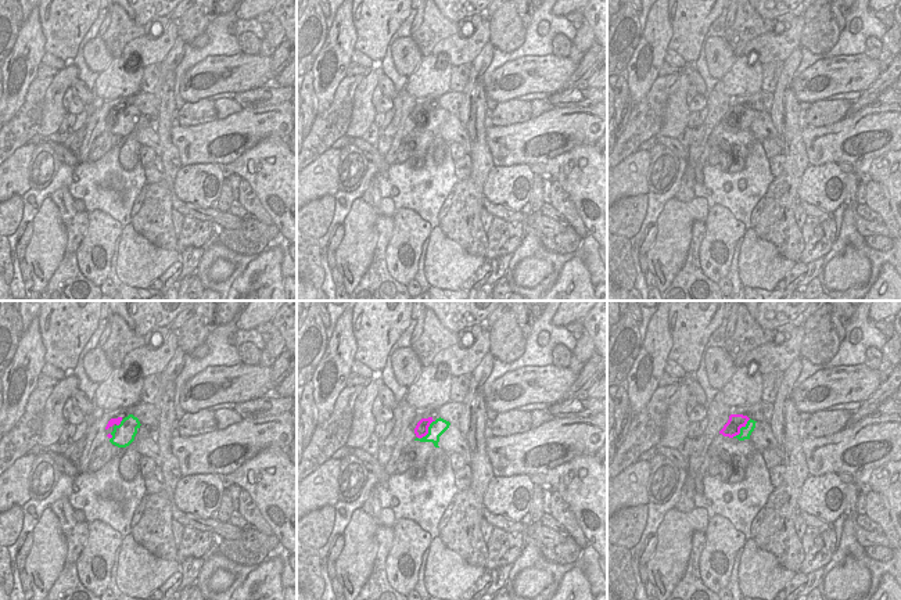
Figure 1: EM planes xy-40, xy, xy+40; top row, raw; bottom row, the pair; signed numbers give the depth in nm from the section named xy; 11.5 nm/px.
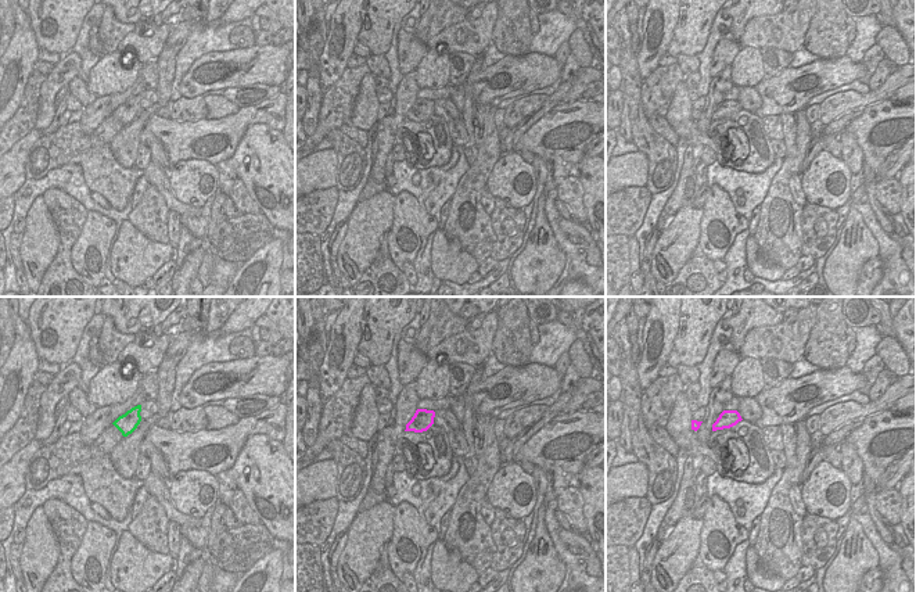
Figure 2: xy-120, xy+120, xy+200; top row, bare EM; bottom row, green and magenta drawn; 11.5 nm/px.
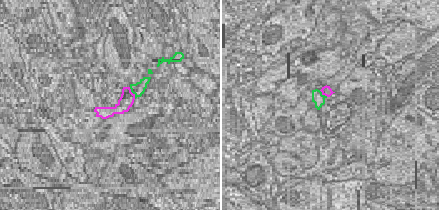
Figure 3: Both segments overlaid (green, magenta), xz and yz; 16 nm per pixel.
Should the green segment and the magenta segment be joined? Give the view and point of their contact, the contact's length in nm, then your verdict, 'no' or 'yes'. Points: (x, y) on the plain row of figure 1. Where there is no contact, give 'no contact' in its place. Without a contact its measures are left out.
xy+40 (740, 119) | 320 nm | yes

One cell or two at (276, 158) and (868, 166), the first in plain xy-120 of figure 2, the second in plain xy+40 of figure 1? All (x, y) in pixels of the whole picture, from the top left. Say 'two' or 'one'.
one

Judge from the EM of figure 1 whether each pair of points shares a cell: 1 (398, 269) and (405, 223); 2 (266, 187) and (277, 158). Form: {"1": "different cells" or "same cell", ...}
{"1": "same cell", "2": "same cell"}

